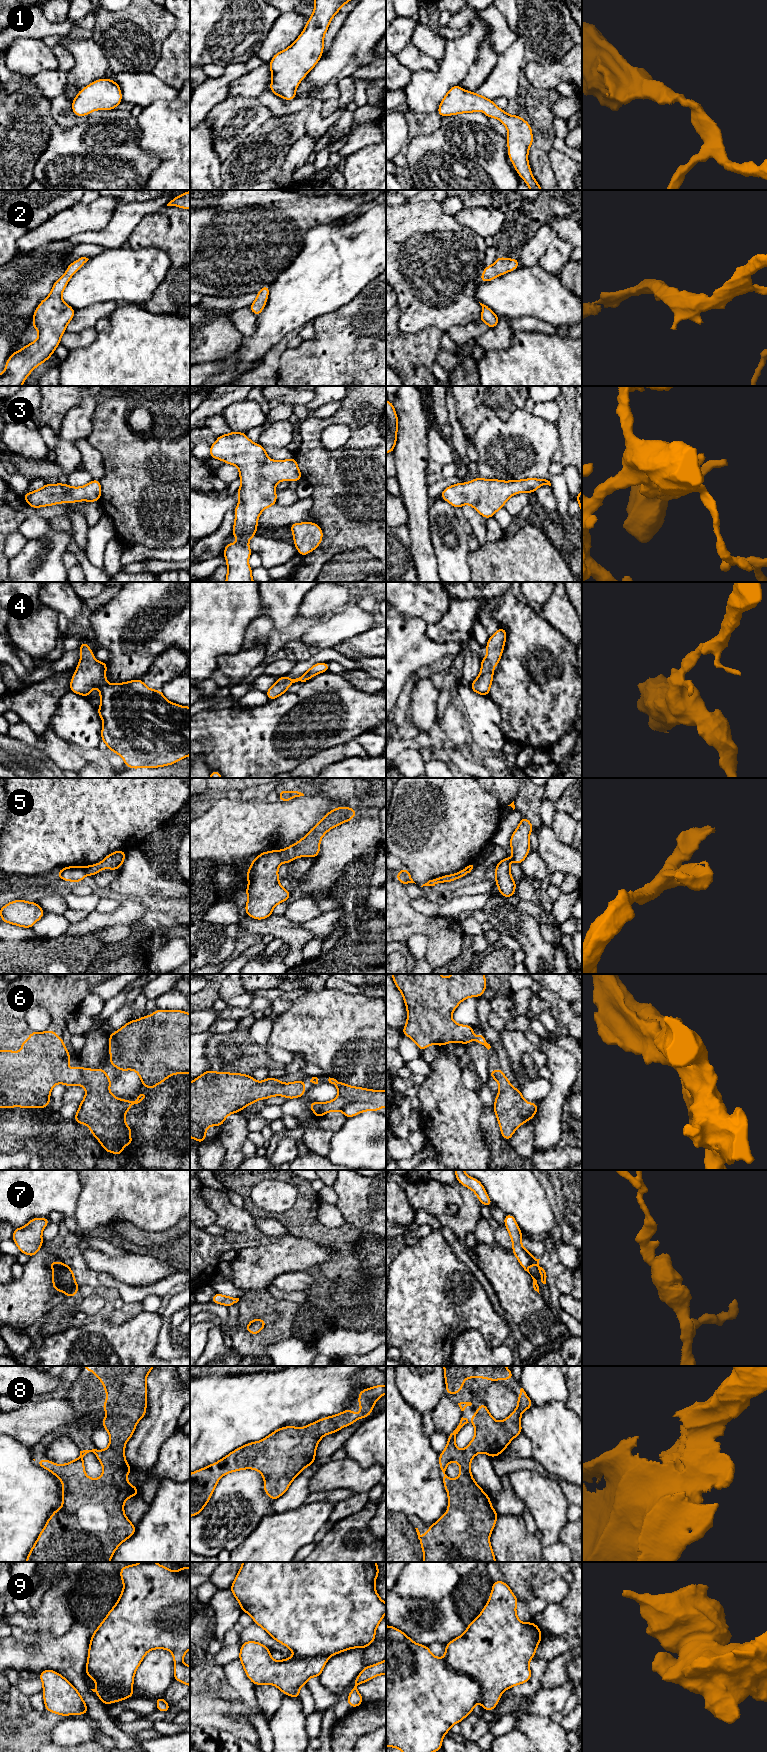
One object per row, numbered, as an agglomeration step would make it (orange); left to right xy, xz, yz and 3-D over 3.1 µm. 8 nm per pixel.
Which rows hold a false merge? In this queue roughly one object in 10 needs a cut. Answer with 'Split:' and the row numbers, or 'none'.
Split: 5, 9

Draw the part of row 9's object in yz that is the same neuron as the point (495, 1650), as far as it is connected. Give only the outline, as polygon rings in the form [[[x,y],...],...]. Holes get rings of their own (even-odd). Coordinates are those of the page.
[[[493,1581],[487,1604],[479,1616],[467,1625],[466,1631],[445,1645],[443,1660],[448,1668],[464,1673],[481,1687],[481,1704],[485,1711],[492,1711],[502,1693],[528,1682],[532,1675],[530,1660],[536,1655],[542,1640],[541,1629],[534,1622],[523,1623],[517,1618],[518,1599],[504,1581]]]

